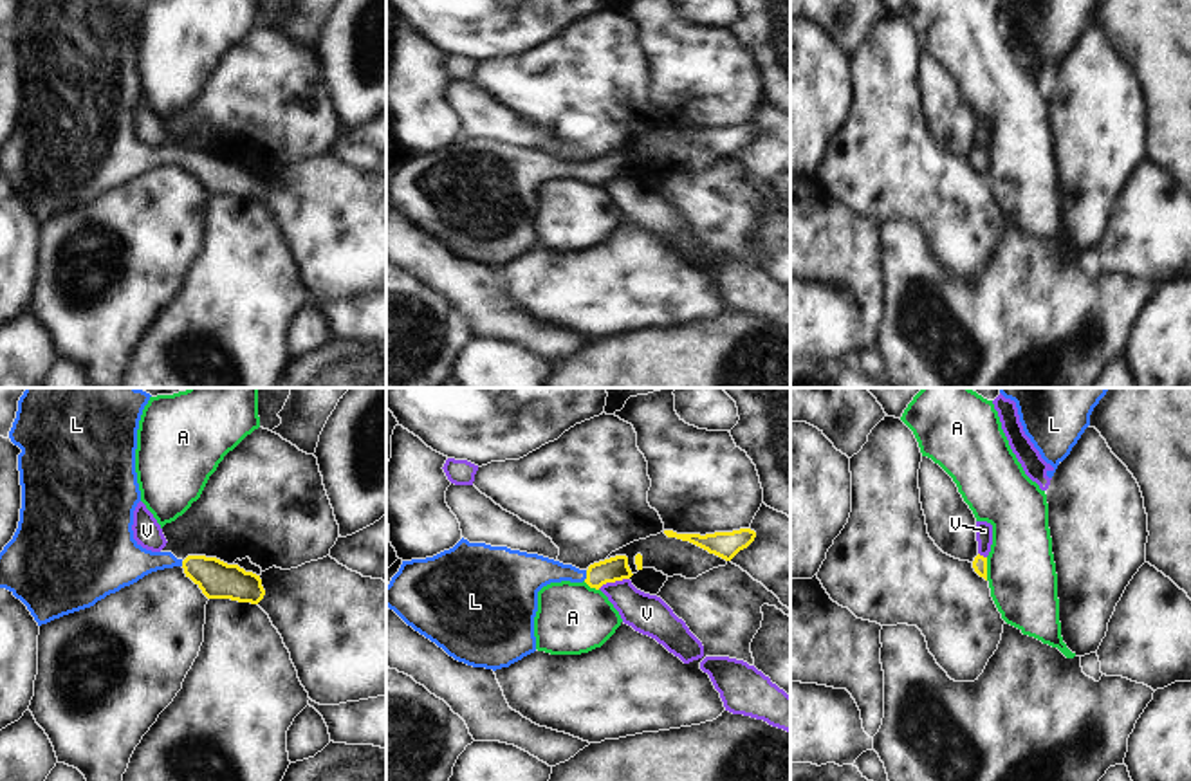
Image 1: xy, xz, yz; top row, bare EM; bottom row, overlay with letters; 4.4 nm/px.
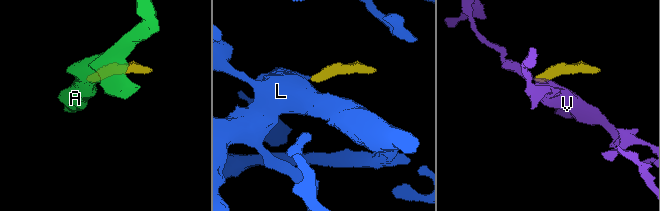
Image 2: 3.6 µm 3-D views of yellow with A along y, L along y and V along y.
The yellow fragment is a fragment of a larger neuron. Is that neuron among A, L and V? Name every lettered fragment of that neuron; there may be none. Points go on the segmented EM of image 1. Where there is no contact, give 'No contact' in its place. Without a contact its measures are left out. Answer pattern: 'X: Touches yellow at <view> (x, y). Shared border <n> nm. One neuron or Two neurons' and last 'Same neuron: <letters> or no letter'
A: Touches yellow at yz (986, 569). Shared border 100 nm. Two neurons
L: Touches yellow at xz (587, 576). Shared border 50 nm. One neuron
V: Touches yellow at xz (612, 581). Shared border 150 nm. Two neurons
Same neuron: L

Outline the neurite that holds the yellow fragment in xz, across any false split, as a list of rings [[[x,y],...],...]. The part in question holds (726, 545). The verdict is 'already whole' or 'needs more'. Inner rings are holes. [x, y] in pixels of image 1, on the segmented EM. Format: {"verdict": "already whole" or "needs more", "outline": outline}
{"verdict": "already whole", "outline": [[[740,528],[733,532],[715,532],[715,534],[706,534],[706,536],[677,534],[673,530],[664,530],[664,534],[668,538],[689,541],[725,561],[731,561],[740,550],[747,548],[756,538],[756,532],[751,528]]]}

